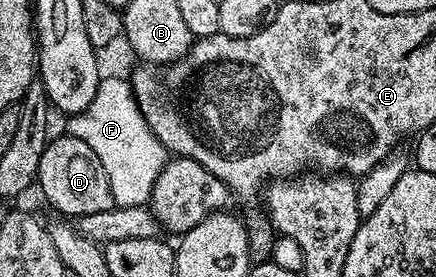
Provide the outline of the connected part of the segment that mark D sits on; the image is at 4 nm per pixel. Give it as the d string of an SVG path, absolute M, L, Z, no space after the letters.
M61 133L47 143L38 164L37 187L44 197L61 213L62 216L77 219L81 214L114 208L112 188L105 175L101 161L83 139L77 139L68 133Z

